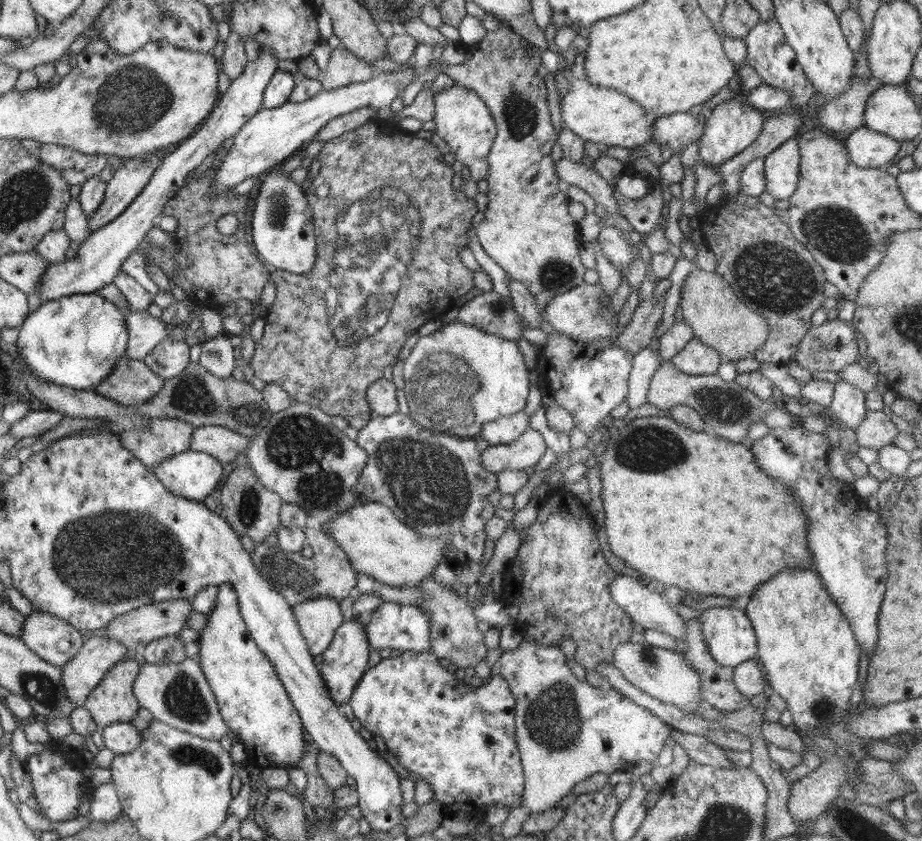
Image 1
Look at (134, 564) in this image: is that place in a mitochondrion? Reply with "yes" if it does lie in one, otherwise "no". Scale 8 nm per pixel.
yes

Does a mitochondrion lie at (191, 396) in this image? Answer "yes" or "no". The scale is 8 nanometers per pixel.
yes

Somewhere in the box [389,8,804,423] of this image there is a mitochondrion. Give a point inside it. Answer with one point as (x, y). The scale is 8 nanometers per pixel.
(521, 115)

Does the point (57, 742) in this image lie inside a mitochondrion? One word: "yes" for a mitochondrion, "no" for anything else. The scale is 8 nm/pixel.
no

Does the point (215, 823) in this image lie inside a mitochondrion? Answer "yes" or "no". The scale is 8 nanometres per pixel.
no

